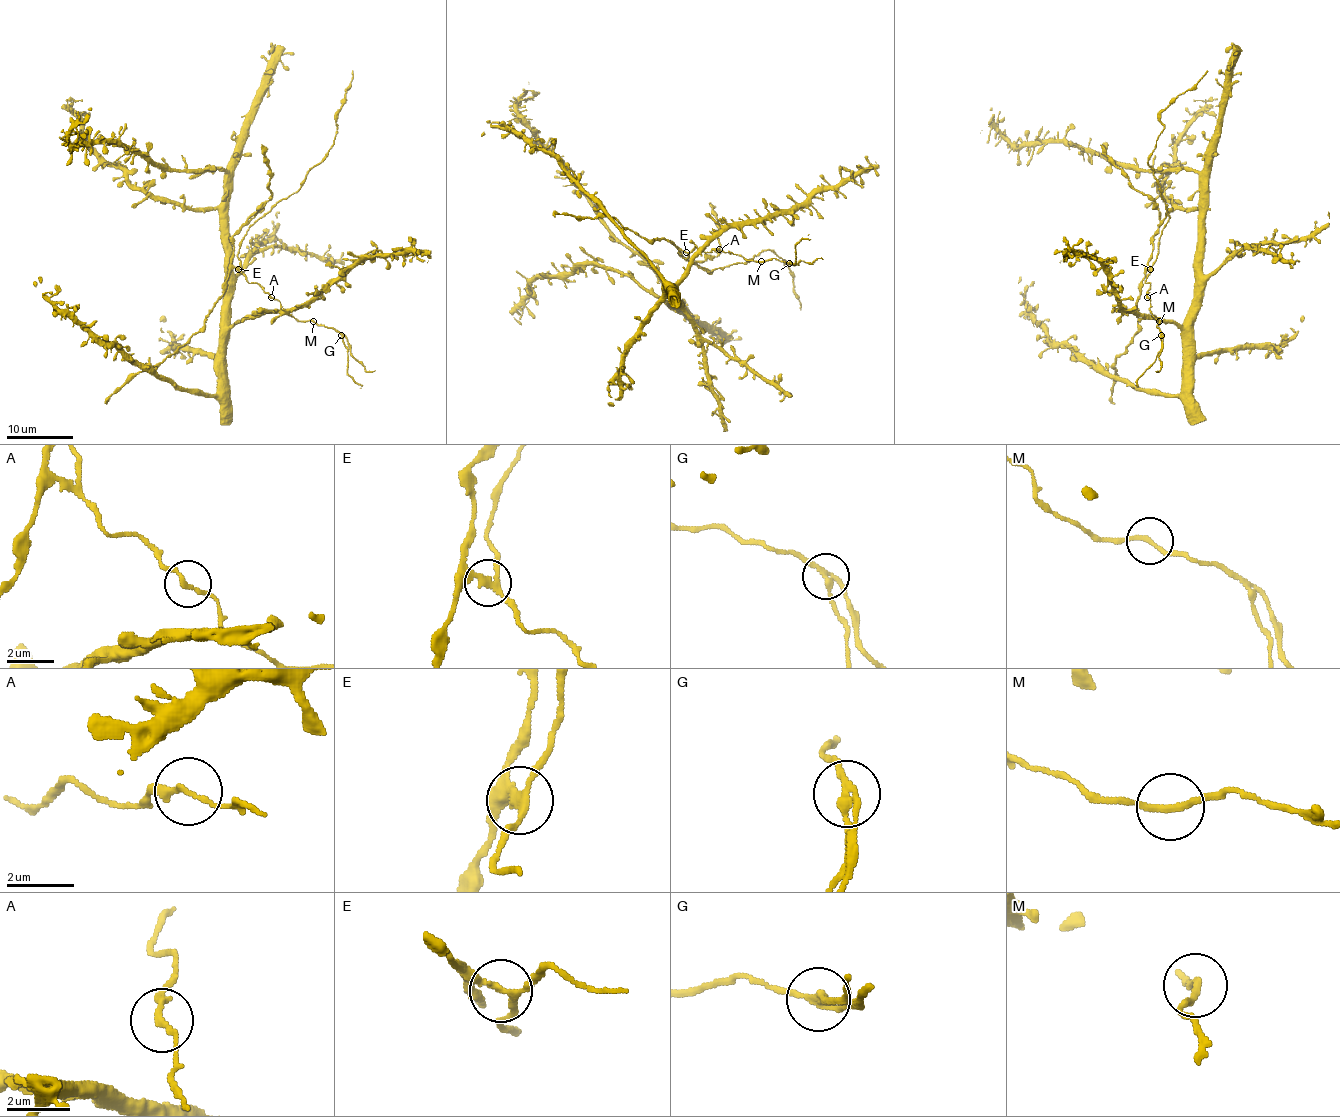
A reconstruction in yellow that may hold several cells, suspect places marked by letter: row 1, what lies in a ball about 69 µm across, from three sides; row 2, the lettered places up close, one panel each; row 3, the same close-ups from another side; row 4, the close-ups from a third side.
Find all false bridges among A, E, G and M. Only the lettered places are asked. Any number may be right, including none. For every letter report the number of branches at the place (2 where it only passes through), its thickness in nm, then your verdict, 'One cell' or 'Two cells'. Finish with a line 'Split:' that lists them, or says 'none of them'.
A: Branches: 2. Thickness 190 nm. One cell
E: Branches: 3. Thickness 190 nm. Two cells
G: Branches: 3. Thickness 200 nm. Two cells
M: Branches: 2. Thickness 190 nm. One cell
Split: E, G

